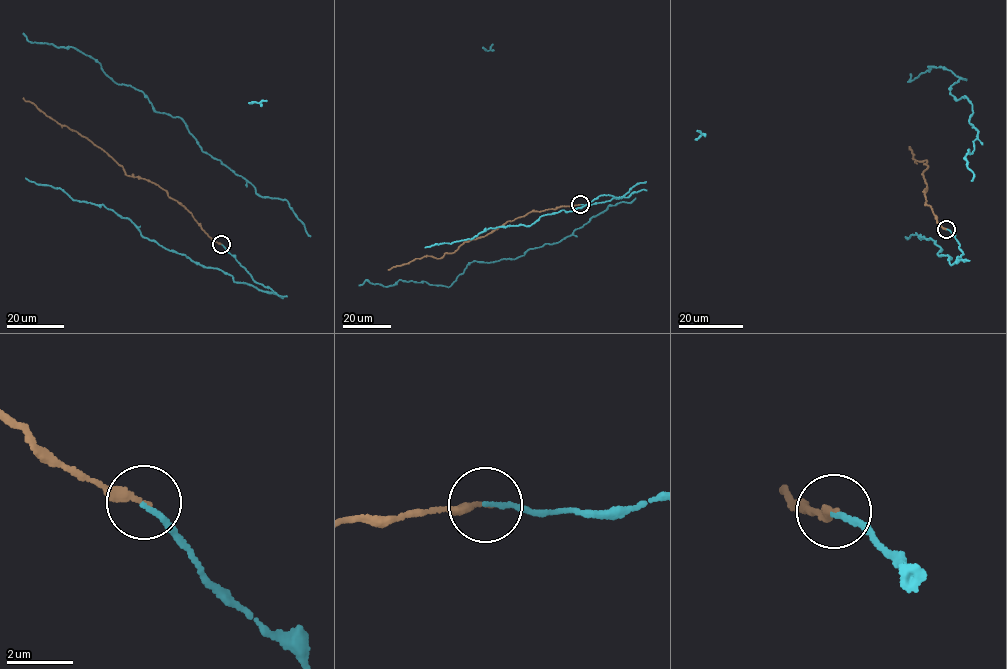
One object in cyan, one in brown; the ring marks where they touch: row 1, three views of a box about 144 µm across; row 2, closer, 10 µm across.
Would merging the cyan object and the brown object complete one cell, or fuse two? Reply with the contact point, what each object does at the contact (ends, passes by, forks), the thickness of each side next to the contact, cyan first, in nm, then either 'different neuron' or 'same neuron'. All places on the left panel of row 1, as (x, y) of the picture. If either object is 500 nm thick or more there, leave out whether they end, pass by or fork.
(221, 244) | cyan ends | brown ends | 150/240 nm | same neuron

